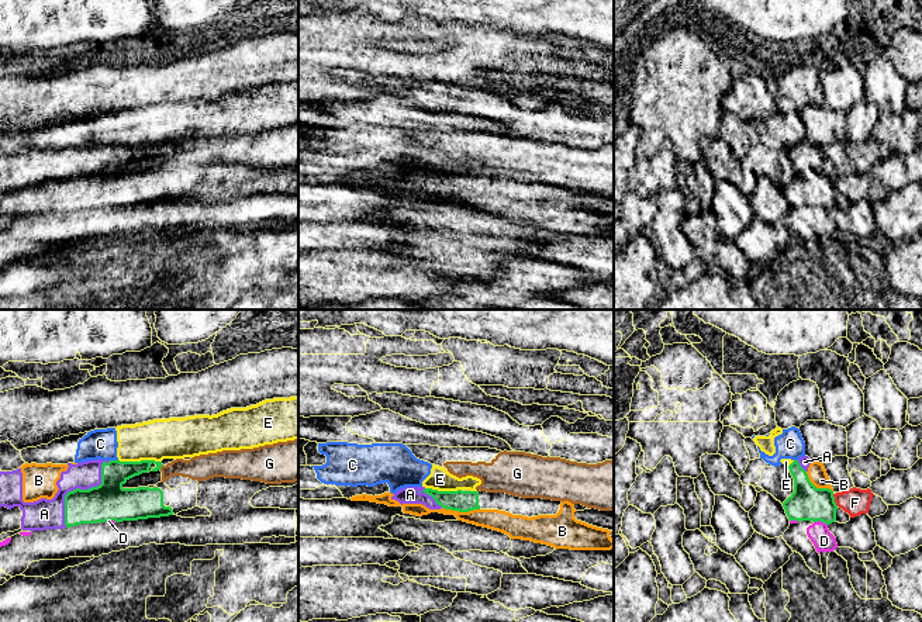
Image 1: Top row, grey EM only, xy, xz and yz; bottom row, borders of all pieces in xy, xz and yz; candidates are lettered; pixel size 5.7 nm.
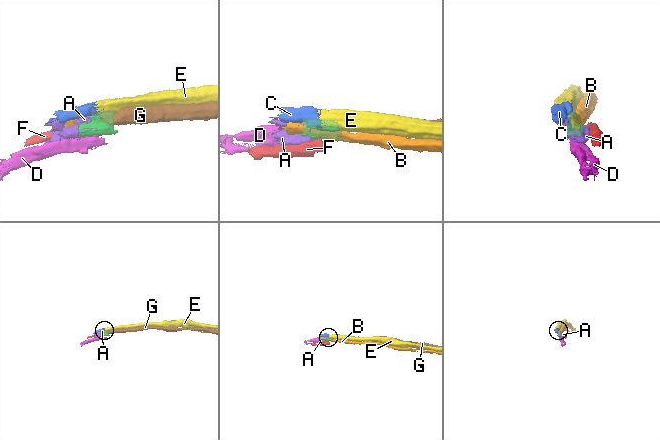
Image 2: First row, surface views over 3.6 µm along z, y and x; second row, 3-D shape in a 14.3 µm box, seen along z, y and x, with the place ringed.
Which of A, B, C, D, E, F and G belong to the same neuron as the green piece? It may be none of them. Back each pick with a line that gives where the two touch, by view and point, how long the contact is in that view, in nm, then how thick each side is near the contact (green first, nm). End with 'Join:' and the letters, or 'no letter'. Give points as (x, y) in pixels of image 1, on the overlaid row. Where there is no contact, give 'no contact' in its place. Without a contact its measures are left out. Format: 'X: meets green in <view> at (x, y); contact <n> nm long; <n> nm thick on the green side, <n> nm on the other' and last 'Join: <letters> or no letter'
A: meets green in xy at (79, 489); contact 460 nm long; 220 nm thick on the green side, 180 nm on the other
Join: A

